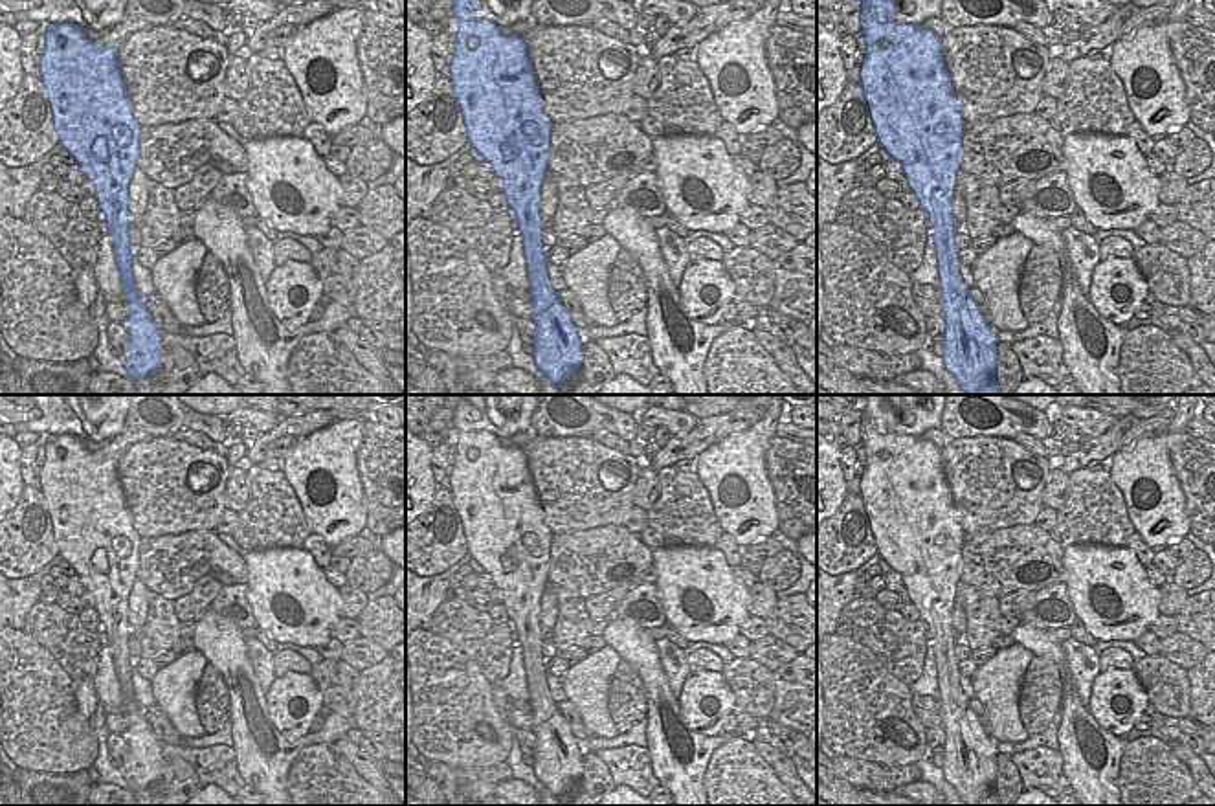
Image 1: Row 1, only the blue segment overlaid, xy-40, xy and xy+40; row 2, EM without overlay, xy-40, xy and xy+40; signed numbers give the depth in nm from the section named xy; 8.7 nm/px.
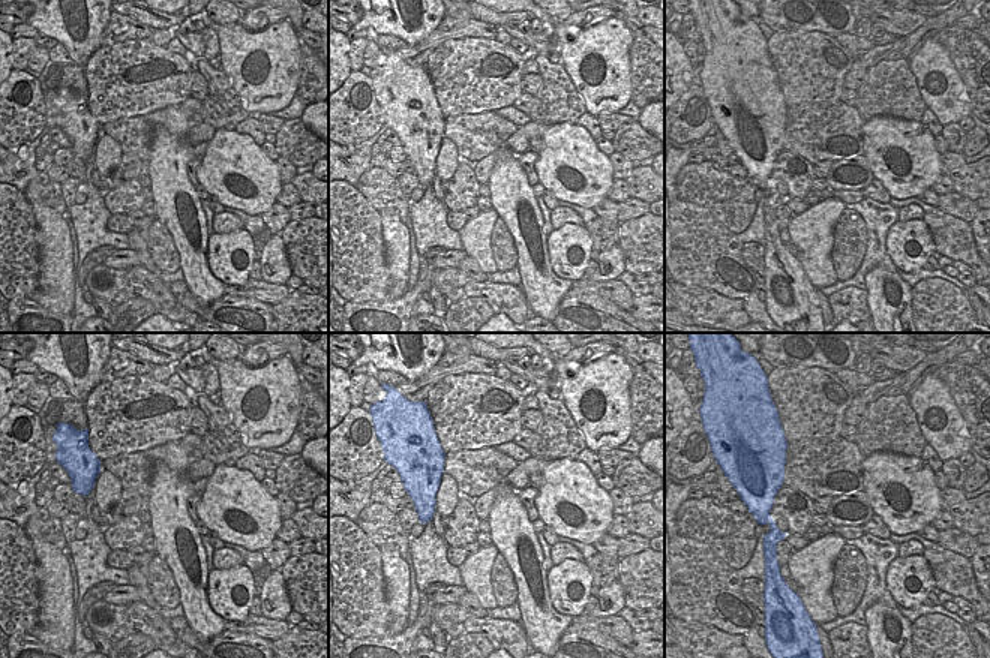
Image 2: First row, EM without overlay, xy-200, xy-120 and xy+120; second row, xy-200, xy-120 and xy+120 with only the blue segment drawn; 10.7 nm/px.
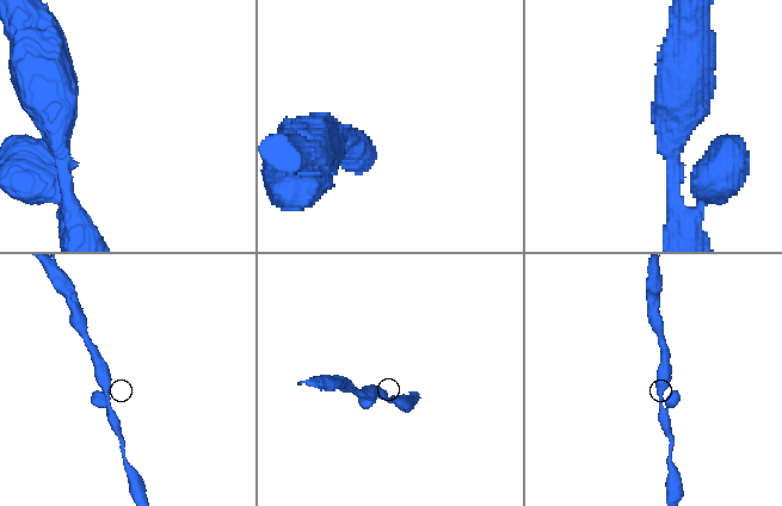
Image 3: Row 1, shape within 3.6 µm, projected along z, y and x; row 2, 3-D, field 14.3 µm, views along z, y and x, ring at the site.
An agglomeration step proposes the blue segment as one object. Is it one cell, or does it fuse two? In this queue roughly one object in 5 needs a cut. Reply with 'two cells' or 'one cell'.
one cell

